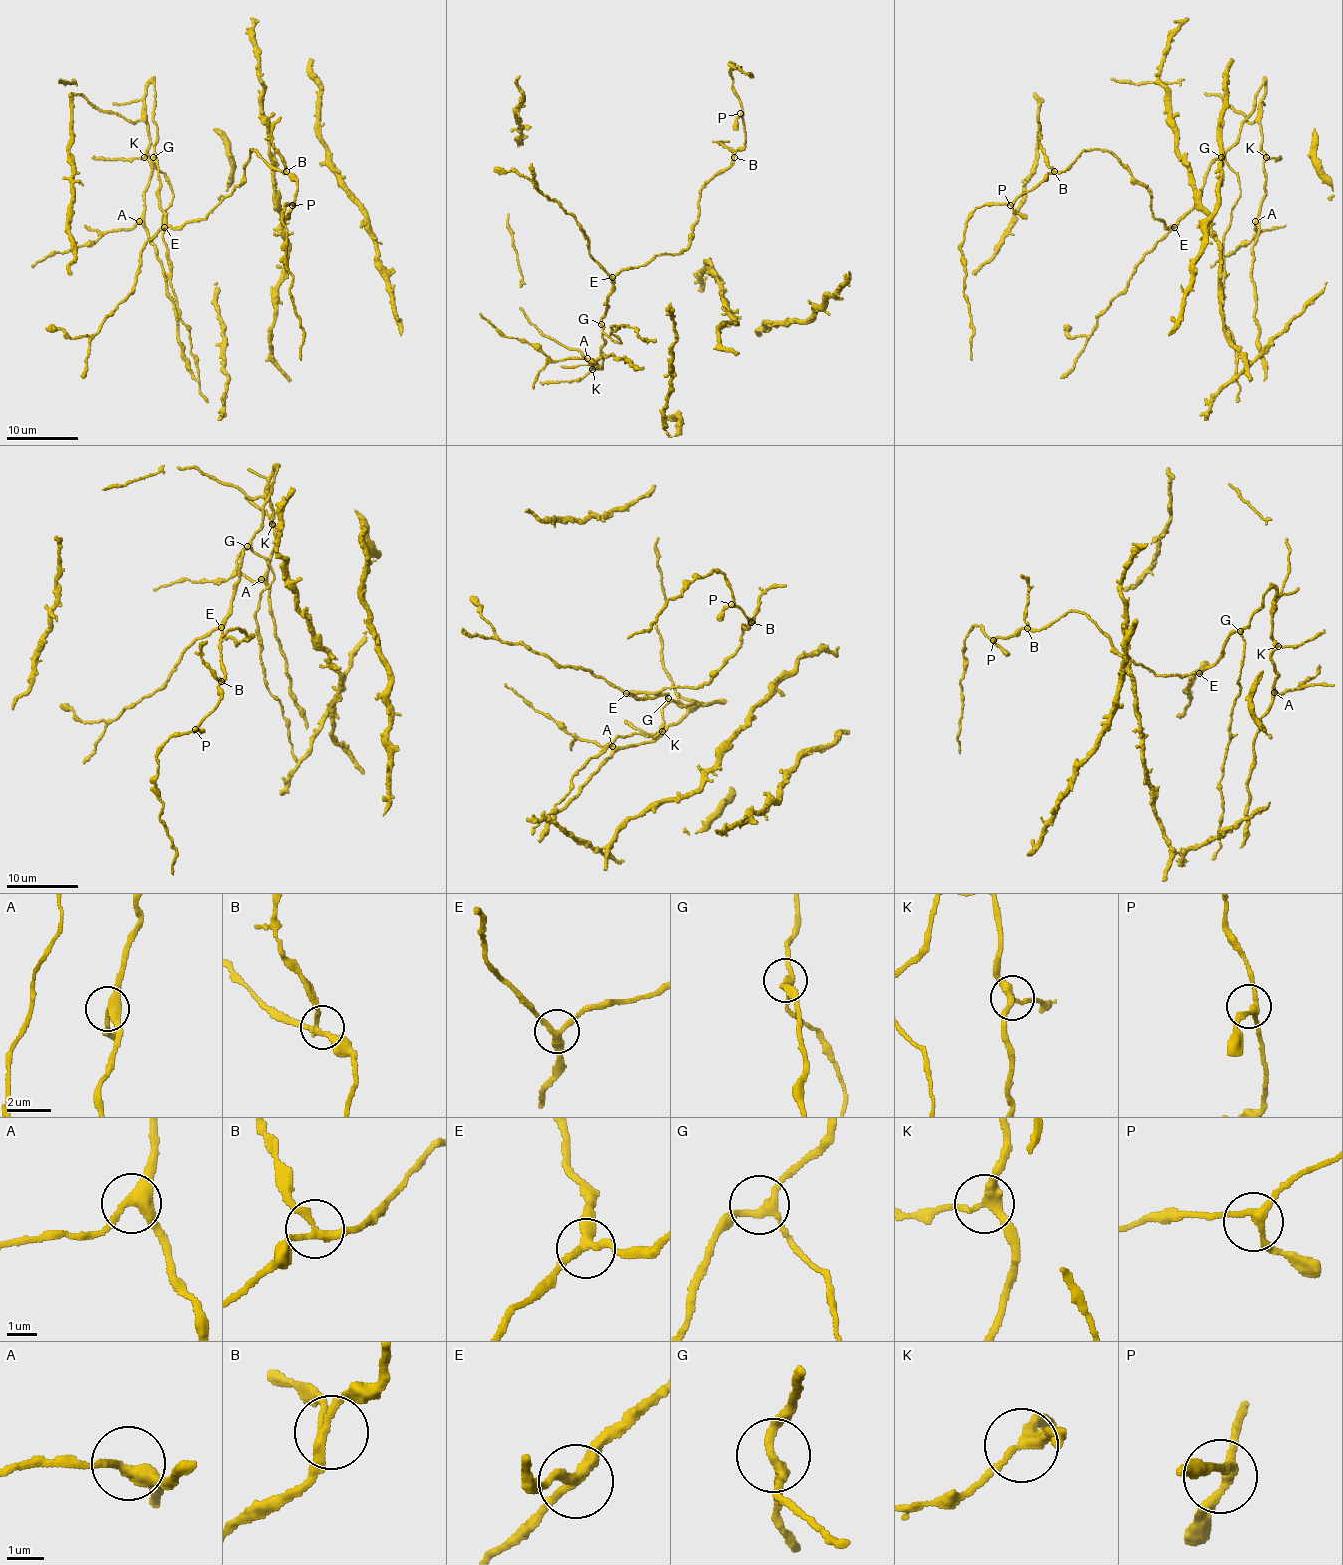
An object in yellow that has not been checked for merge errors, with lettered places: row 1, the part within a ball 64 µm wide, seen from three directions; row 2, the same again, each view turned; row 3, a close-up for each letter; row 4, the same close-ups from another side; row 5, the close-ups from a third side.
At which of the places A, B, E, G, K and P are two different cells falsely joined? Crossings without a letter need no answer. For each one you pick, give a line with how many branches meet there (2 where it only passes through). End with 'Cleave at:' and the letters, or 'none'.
Cleave at: none

